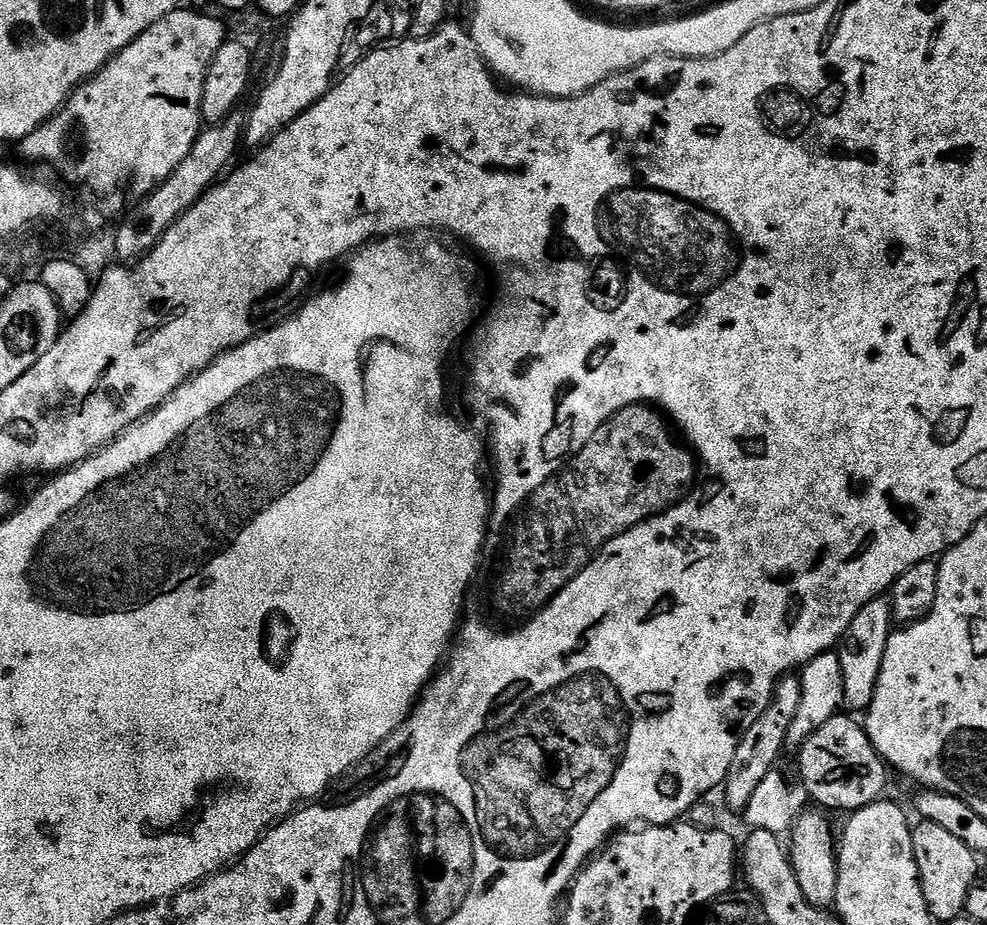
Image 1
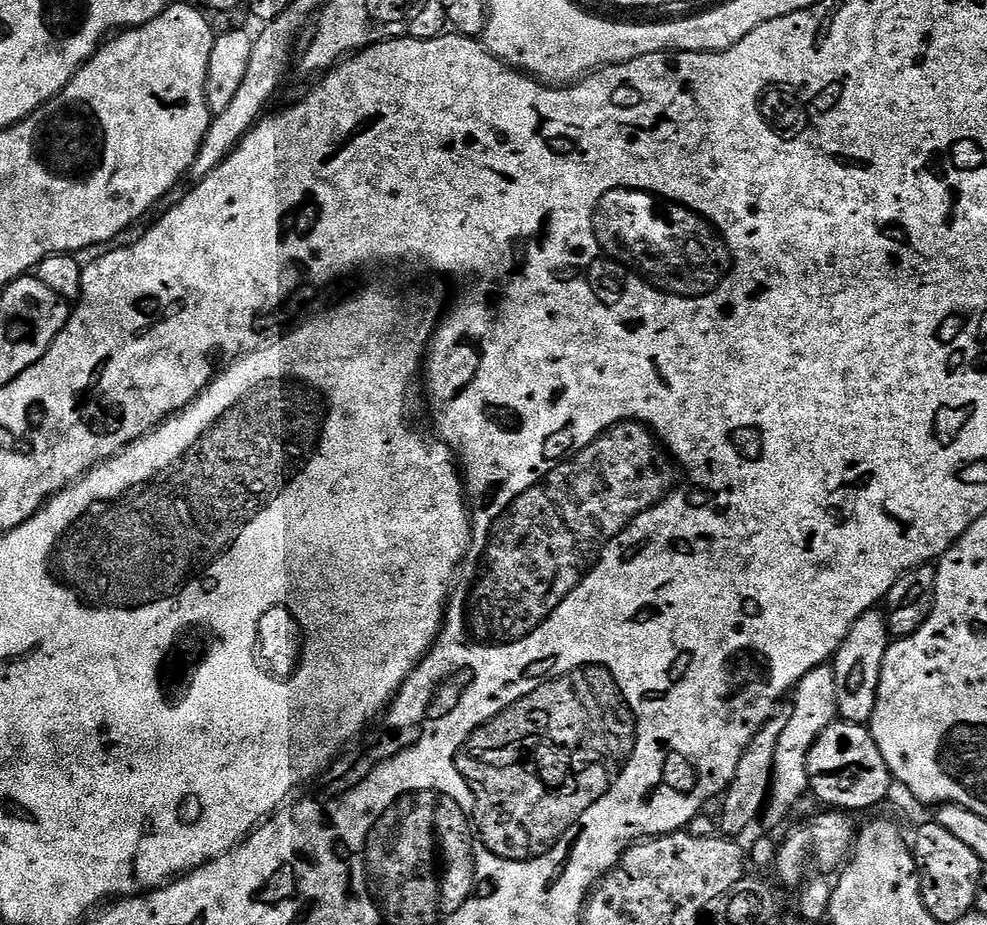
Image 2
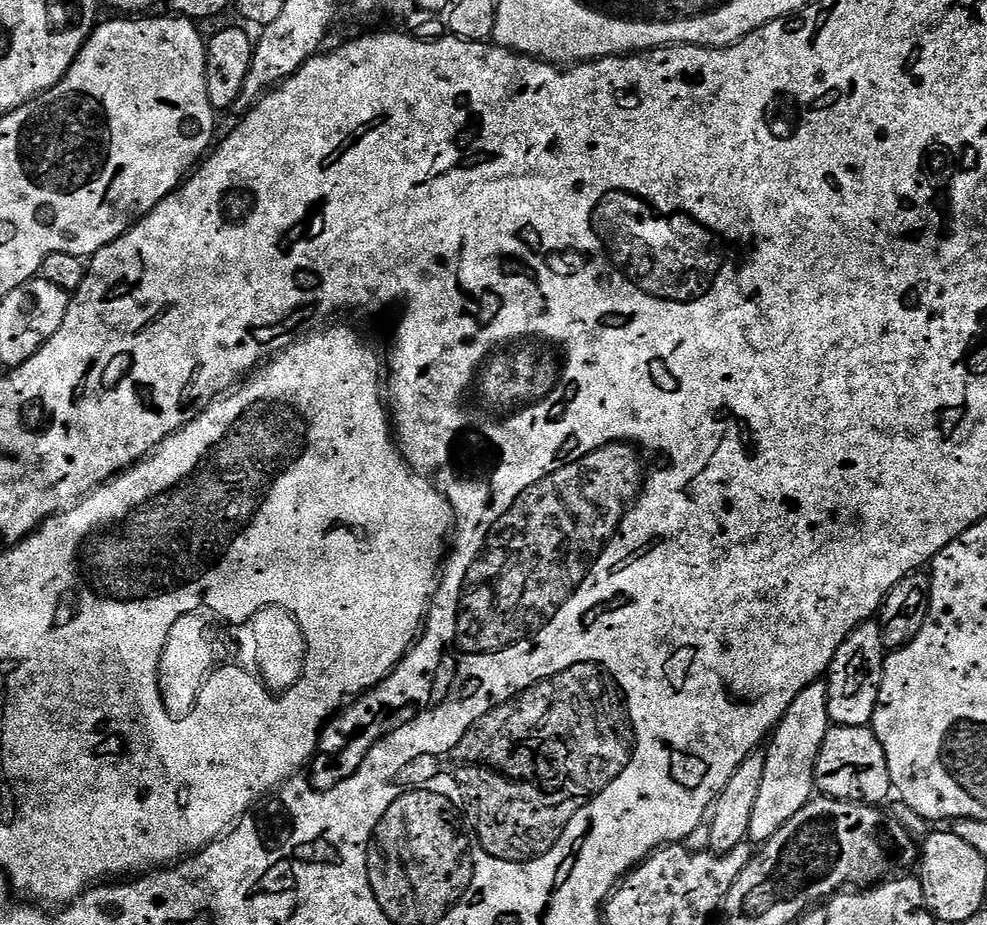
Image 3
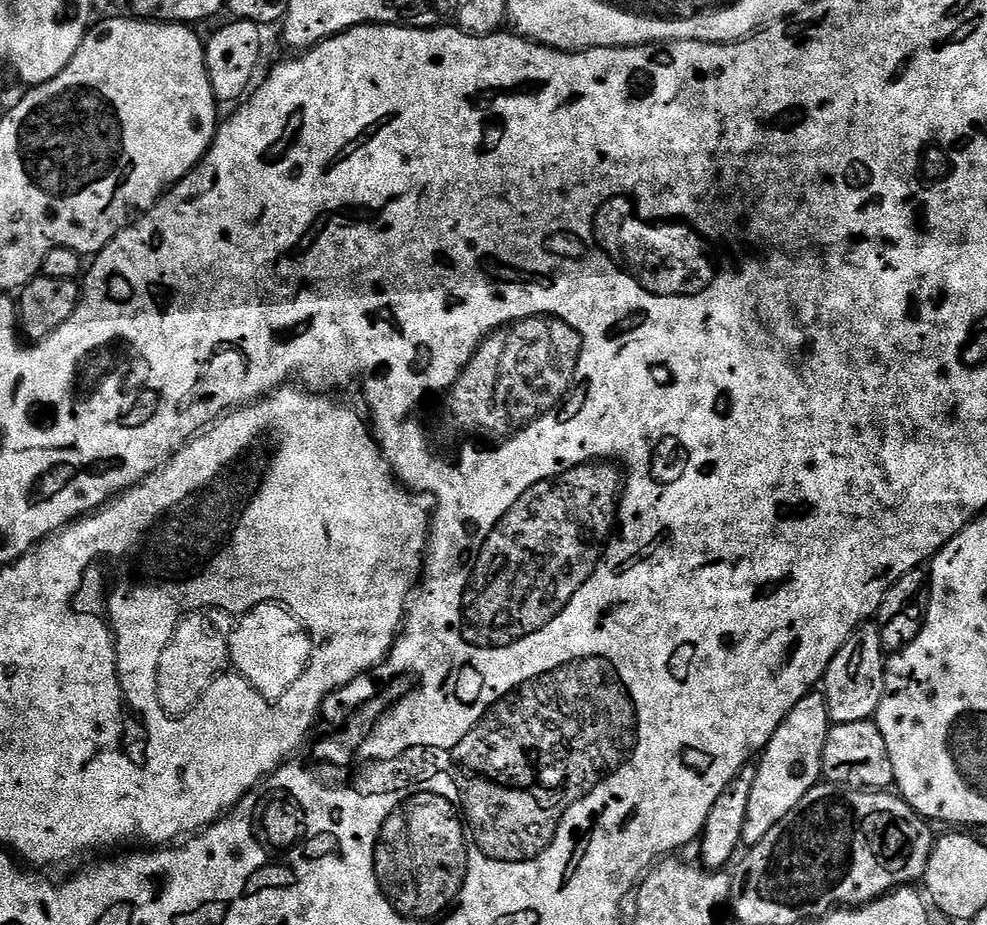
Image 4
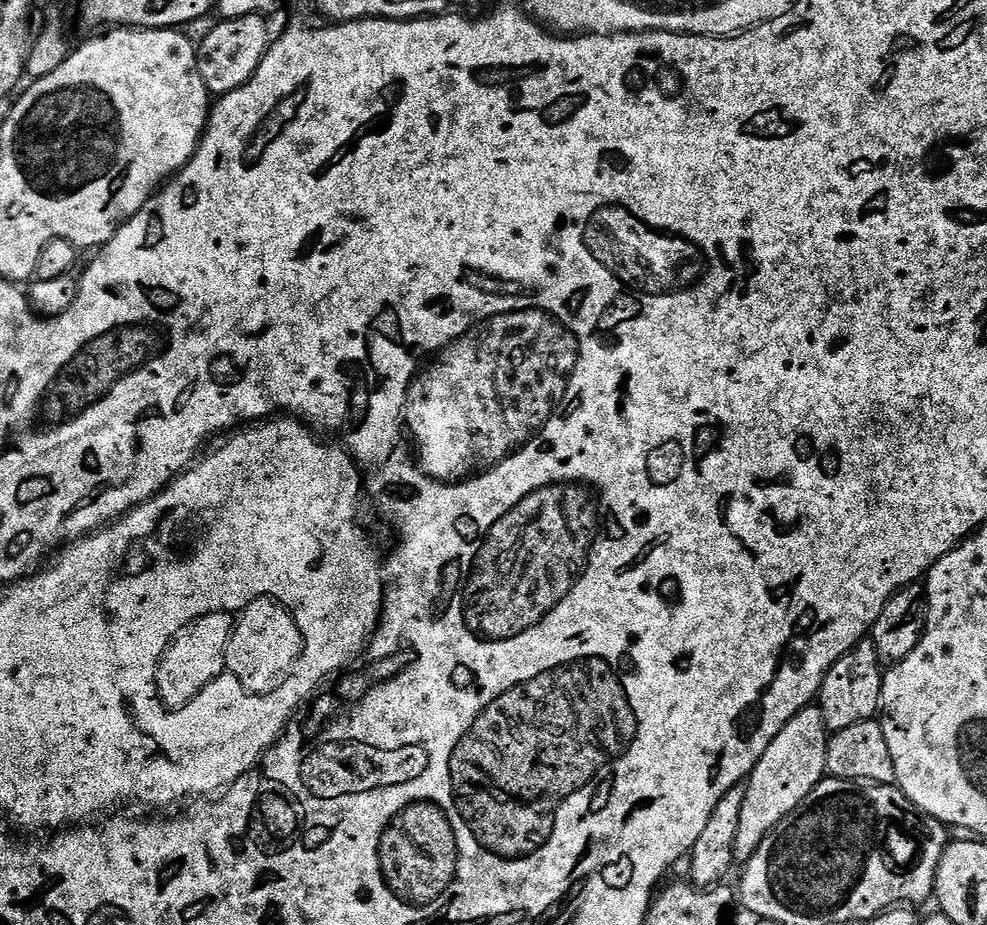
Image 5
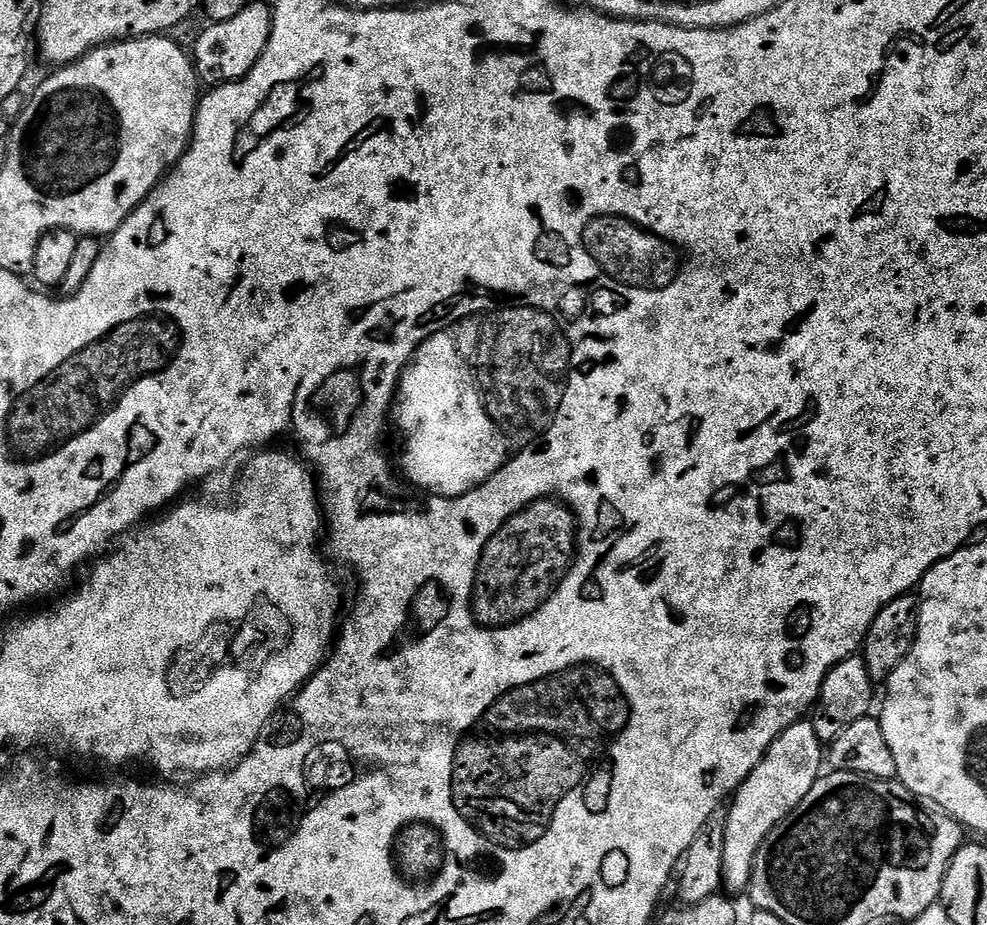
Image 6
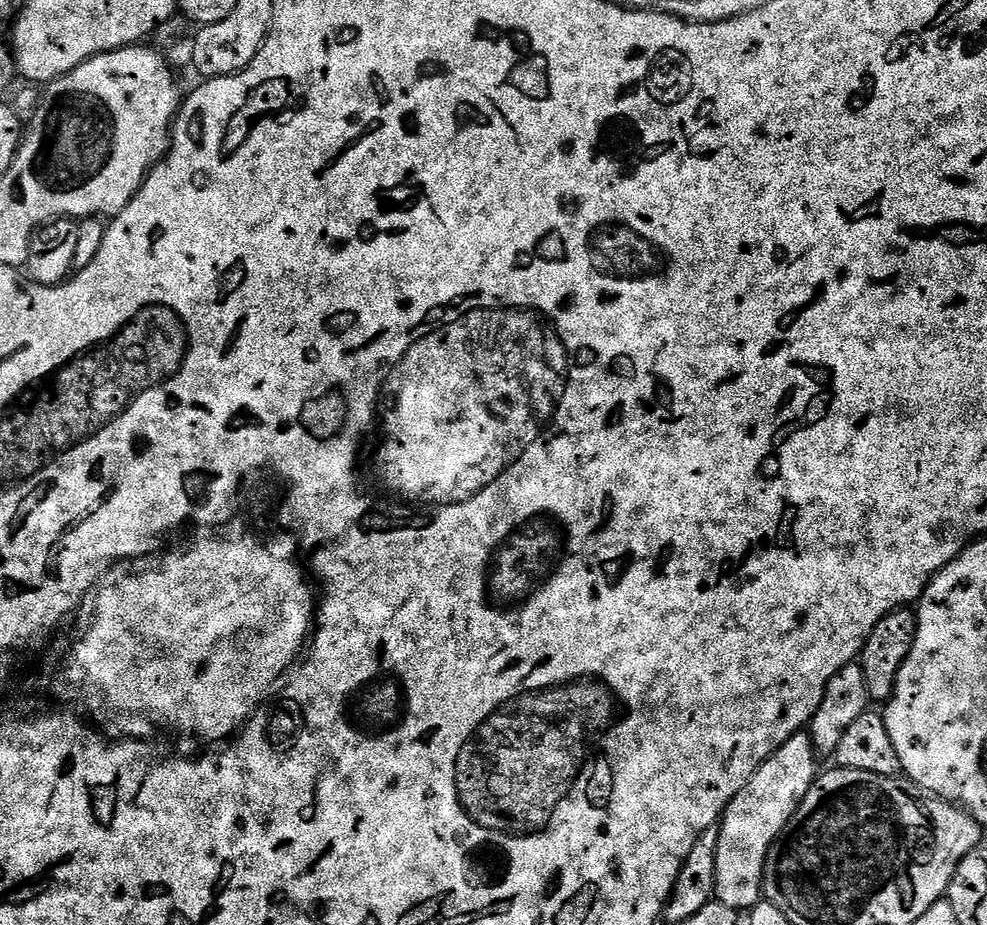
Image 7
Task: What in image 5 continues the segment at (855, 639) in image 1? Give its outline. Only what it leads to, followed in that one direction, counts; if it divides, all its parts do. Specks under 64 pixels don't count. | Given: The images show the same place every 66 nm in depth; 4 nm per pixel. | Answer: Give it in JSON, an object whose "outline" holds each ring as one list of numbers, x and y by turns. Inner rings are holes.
{"outline":[[871,639,861,640,842,658,838,658,838,662,834,662,832,669,826,674,818,697,818,707,829,733,841,732,846,726,873,719,880,710,883,681,882,662]]}

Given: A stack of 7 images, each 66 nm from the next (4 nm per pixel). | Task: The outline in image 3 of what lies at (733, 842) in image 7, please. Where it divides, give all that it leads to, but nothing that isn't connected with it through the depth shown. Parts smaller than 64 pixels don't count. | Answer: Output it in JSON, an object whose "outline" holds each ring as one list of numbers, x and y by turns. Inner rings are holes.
{"outline":[[827,683,811,684,794,702,790,710,781,718,766,744,766,775,762,778,762,787,758,789,758,799,754,802,754,815,750,817,750,834,748,840,753,845,763,845,769,840,802,806,806,806,817,791,816,763,822,750,822,742,830,727,828,718]]}

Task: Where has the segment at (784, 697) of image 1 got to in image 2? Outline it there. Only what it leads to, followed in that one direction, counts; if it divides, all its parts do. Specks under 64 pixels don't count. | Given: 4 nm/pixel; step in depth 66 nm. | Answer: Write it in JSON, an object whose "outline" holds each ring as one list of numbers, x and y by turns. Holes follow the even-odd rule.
{"outline":[[778,710,750,738,750,746,742,750,742,759,738,761,738,770,734,770,734,778,728,783,720,804,720,828,719,831,729,838,743,837,743,832,755,822,761,819,766,805,770,800,772,791,772,771,774,770,774,754,778,754,778,738,782,730,790,722,790,711]]}

